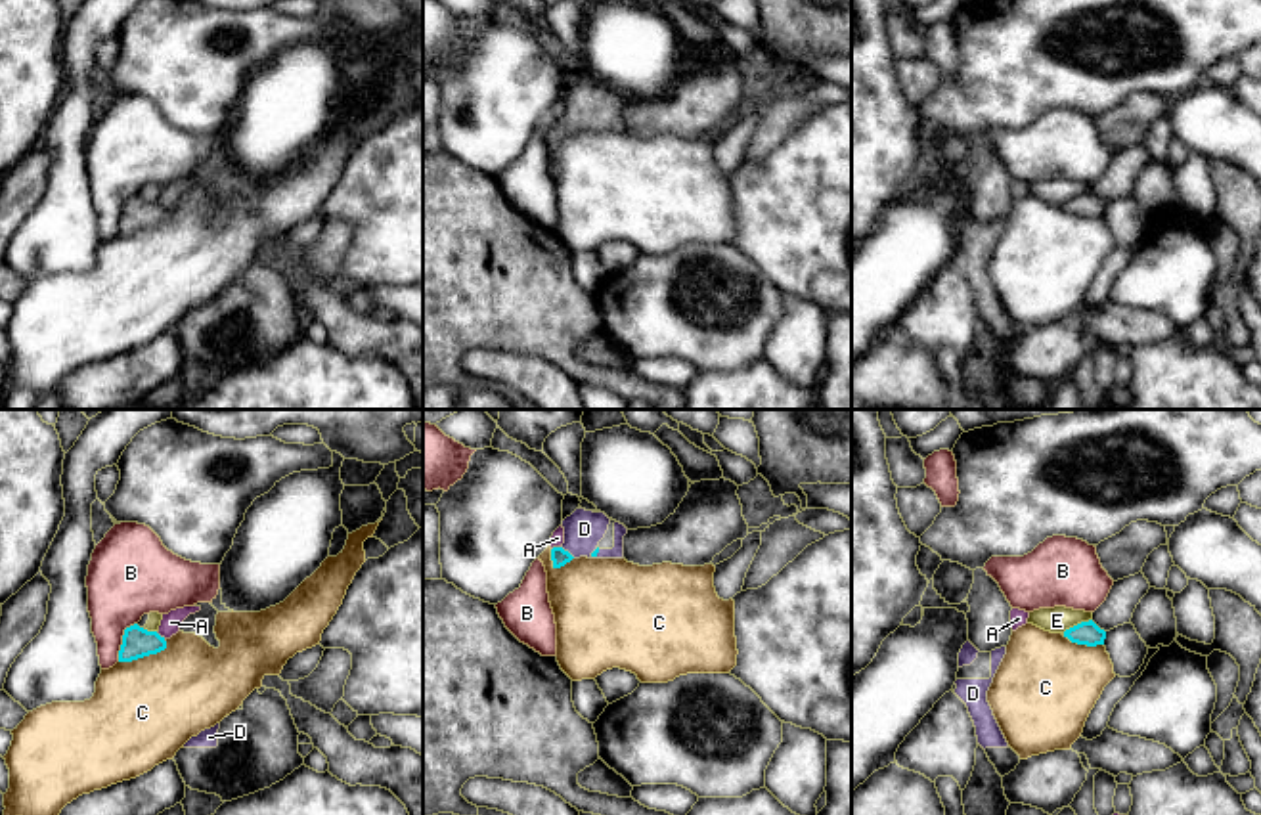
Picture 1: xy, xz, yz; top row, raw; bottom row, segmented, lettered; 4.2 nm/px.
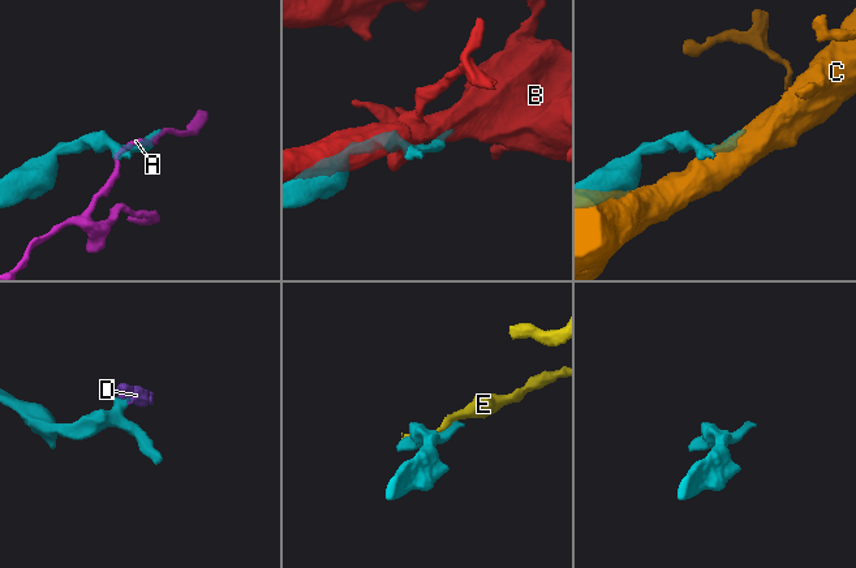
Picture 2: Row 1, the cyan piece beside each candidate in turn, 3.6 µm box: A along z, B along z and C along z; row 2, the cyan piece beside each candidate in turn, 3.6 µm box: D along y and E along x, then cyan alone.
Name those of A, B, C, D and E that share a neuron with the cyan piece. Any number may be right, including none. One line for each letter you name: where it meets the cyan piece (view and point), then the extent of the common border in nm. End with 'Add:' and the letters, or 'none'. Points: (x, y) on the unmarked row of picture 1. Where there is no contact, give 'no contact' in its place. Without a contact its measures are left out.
D: xz (567, 123) | 80 nm
Add: D

